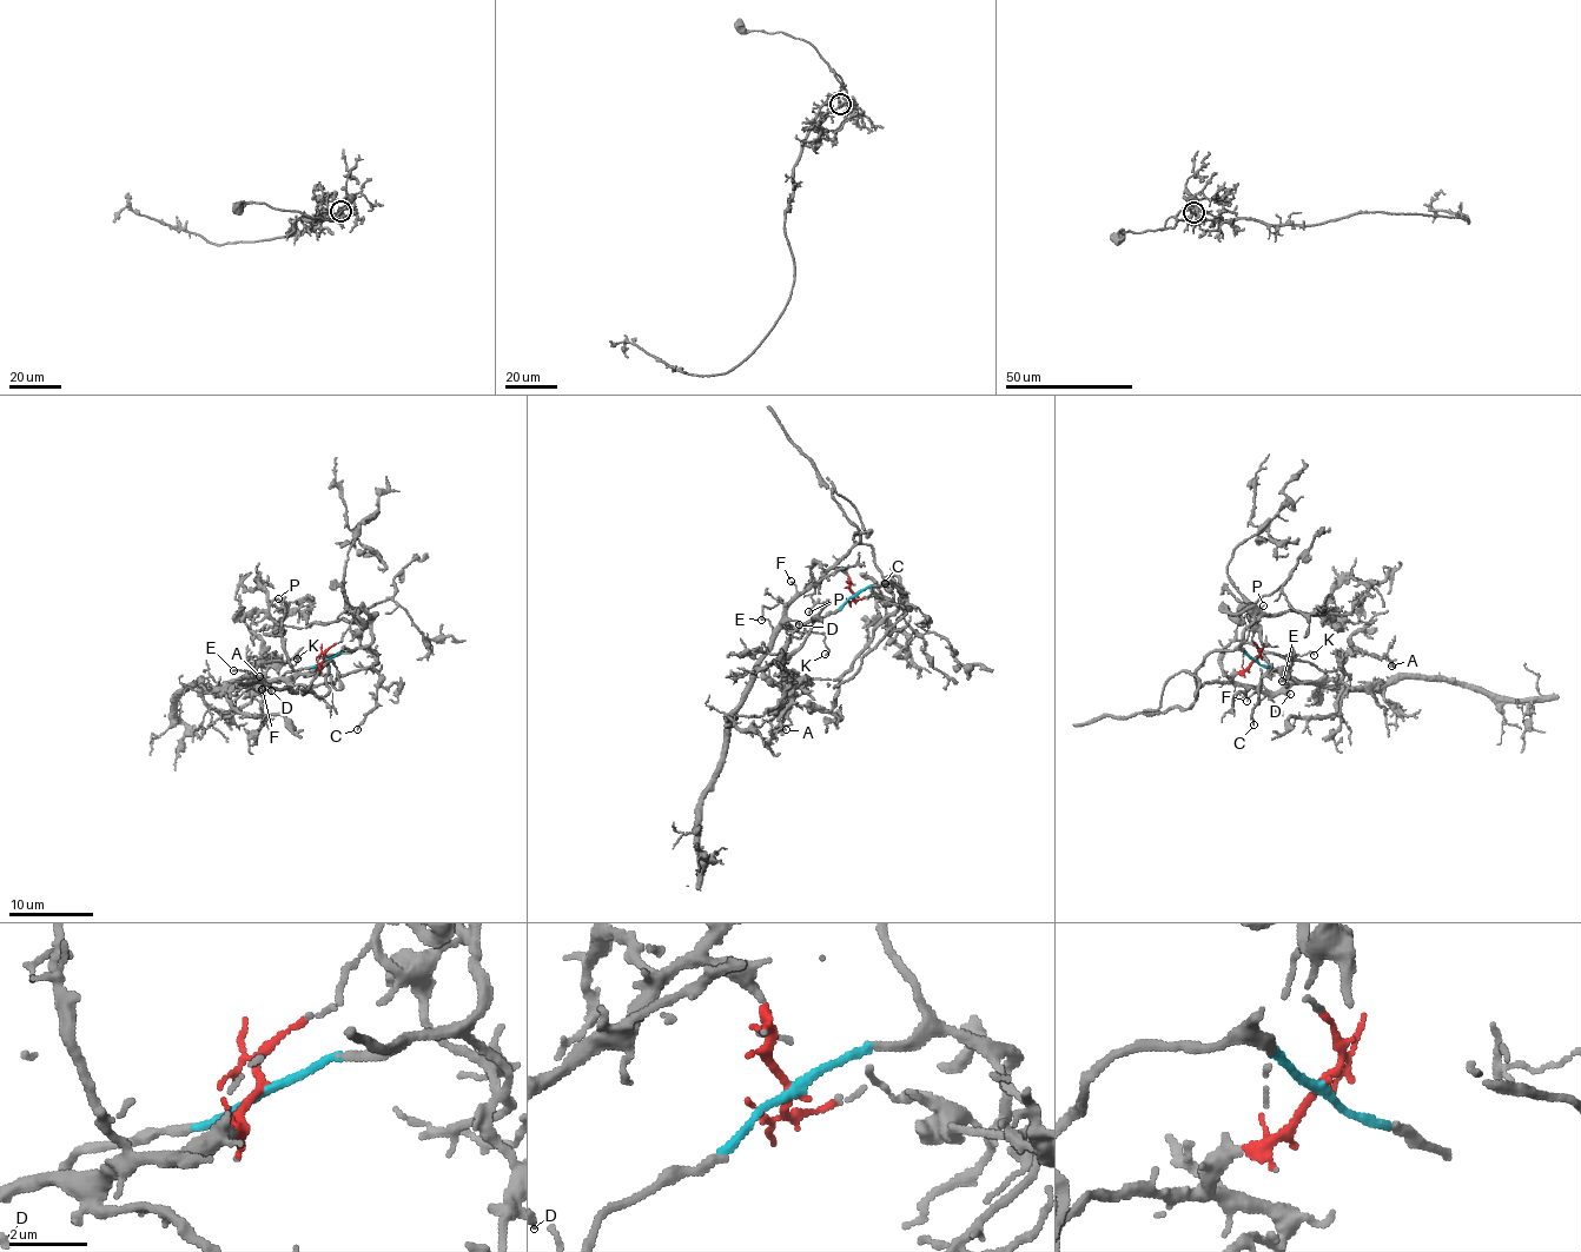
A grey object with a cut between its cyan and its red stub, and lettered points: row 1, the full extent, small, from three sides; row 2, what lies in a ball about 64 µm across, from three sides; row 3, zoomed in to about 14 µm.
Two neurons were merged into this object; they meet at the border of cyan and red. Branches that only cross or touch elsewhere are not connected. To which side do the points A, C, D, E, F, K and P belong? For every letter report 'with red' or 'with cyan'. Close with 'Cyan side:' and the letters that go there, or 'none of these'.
A: with cyan
C: with cyan
D: with red
E: with red
F: with red
K: with red
P: with red
Cyan side: A, C

